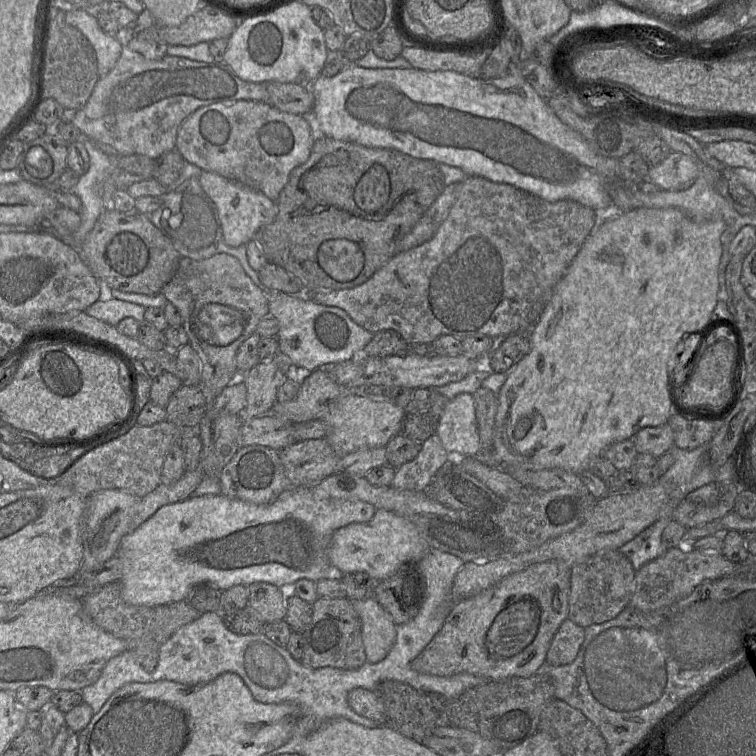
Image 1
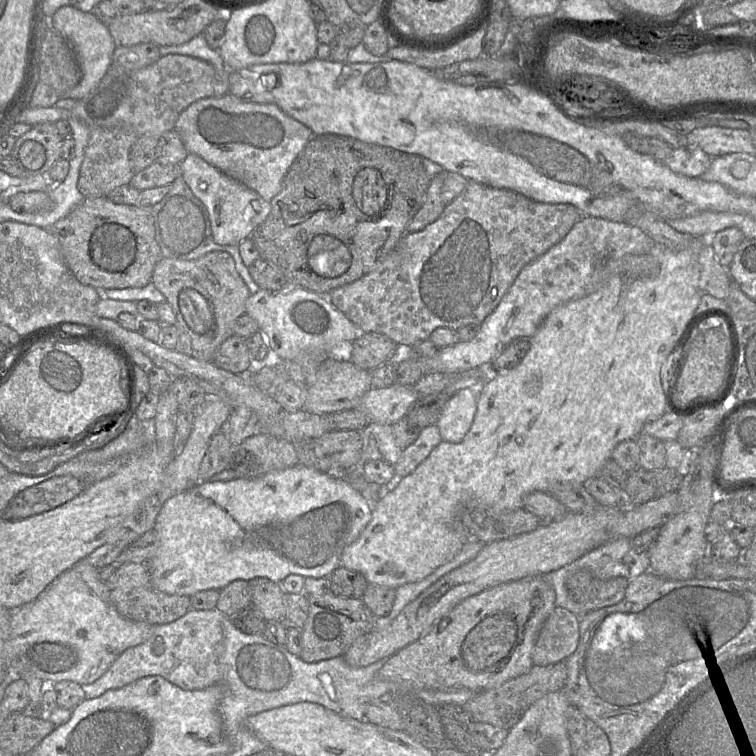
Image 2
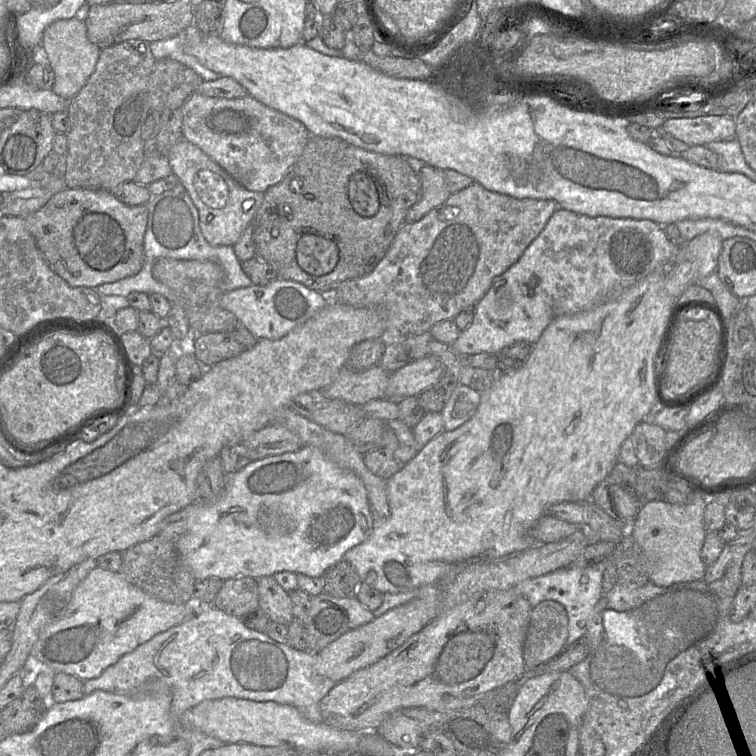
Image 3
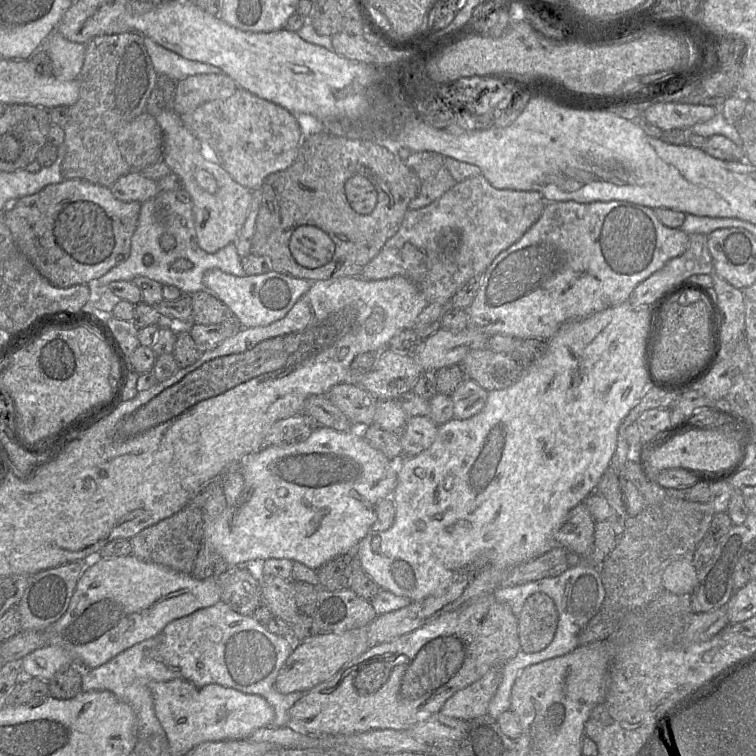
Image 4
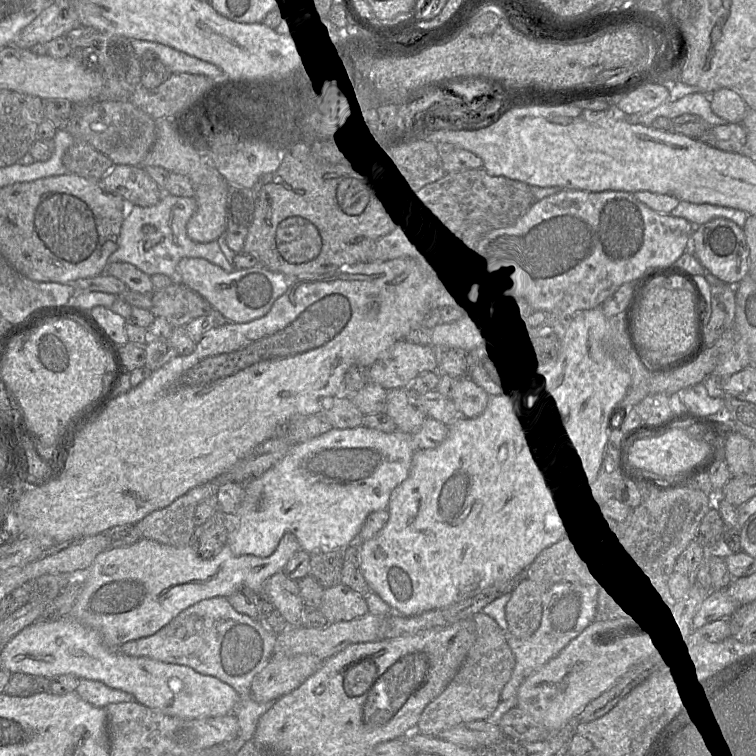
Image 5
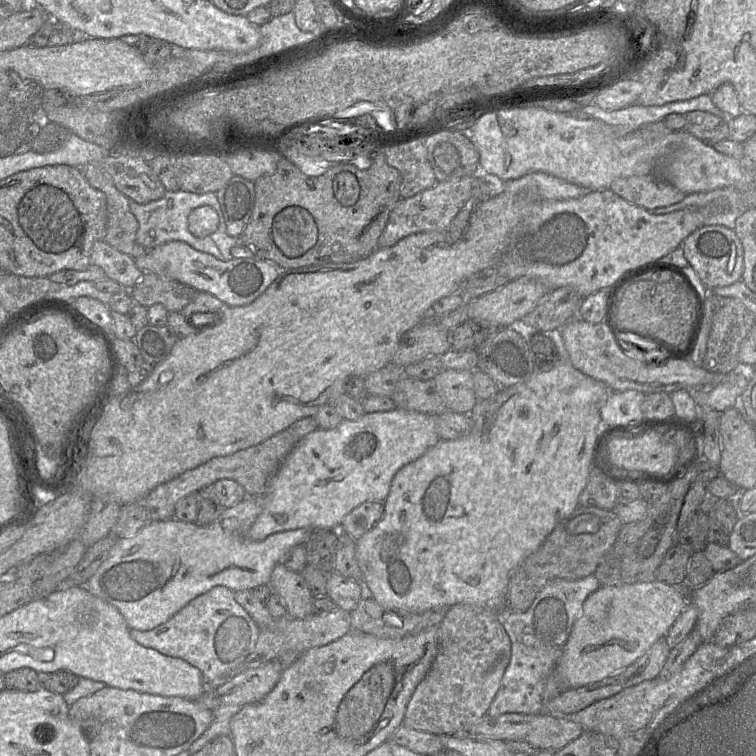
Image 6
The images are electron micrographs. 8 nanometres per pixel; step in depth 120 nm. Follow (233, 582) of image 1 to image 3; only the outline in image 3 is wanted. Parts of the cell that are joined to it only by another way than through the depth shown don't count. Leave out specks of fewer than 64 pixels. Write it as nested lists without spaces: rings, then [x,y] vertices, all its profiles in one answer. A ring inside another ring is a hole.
[[[304,445],[295,452],[250,461],[240,470],[224,475],[224,490],[215,502],[204,503],[197,500],[191,504],[191,516],[184,533],[176,540],[175,546],[181,560],[191,571],[196,581],[211,577],[219,578],[223,582],[237,577],[259,579],[264,576],[274,576],[282,571],[302,573],[310,577],[321,577],[326,570],[342,560],[348,550],[364,542],[373,529],[374,519],[370,512],[367,490],[361,479],[333,462],[320,449]]]

